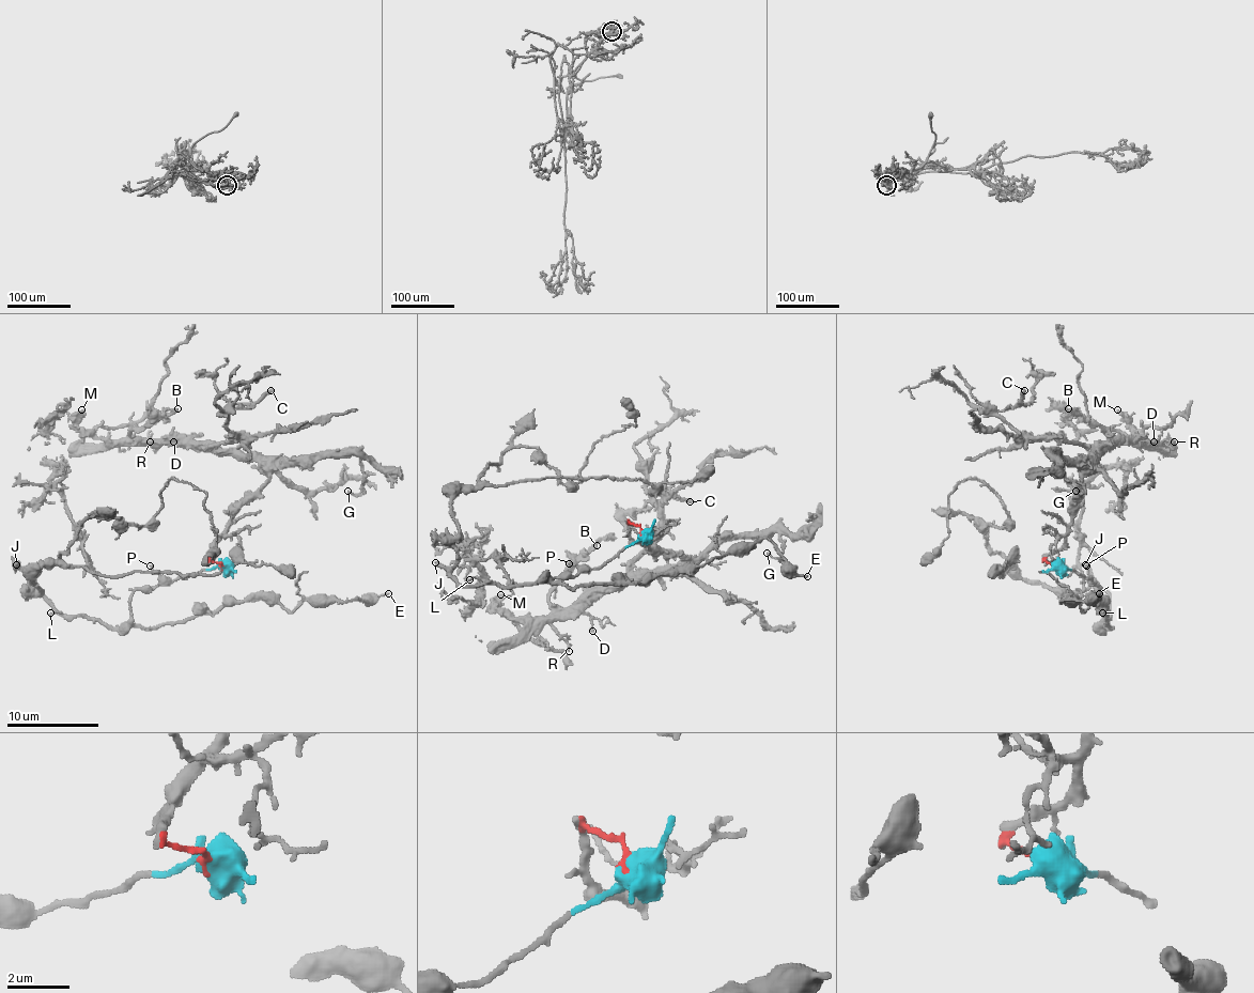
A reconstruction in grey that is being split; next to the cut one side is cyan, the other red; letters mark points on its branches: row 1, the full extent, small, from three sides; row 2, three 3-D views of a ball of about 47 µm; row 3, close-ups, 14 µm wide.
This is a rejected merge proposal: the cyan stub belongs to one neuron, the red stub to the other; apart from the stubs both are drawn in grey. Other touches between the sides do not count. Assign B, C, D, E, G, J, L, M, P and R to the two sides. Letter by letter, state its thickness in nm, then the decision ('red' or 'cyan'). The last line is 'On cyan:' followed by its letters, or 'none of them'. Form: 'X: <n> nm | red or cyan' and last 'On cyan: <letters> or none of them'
B: 260 nm | red
C: 260 nm | red
D: 150 nm | red
E: 140 nm | cyan
G: 120 nm | red
J: 320 nm | cyan
L: 100 nm | cyan
M: 340 nm | red
P: 130 nm | cyan
R: 190 nm | red
On cyan: E, J, L, P

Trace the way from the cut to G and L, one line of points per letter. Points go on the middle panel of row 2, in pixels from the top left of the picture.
G: (639, 533), (628, 525), (628, 533), (649, 547), (705, 557), (731, 538), (773, 531), (783, 557), (767, 552)
L: (641, 533), (601, 565), (579, 571), (575, 575), (504, 587), (483, 585), (476, 577), (469, 579)

